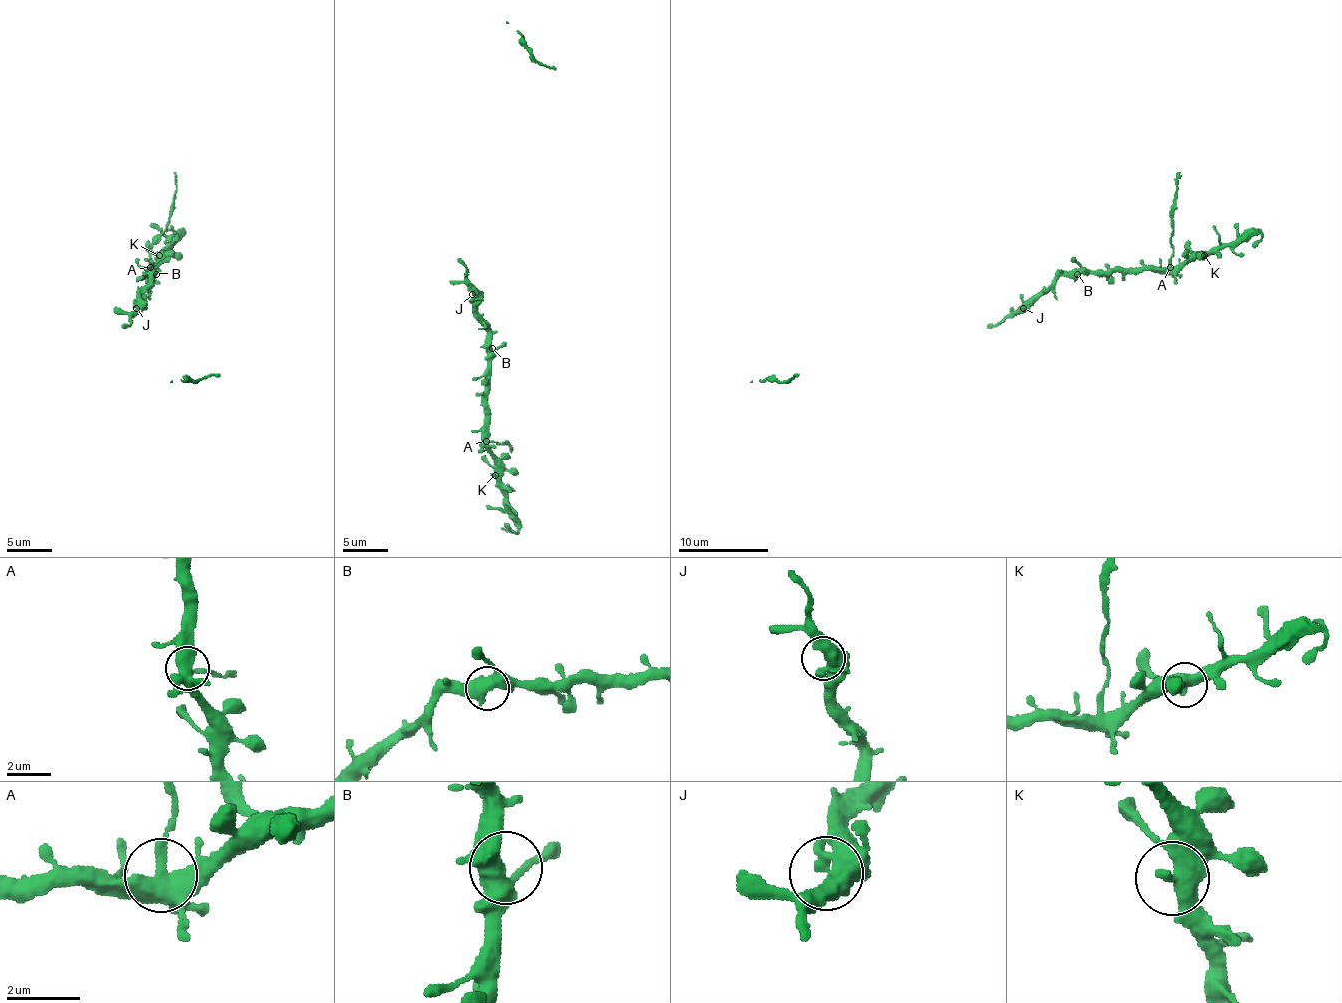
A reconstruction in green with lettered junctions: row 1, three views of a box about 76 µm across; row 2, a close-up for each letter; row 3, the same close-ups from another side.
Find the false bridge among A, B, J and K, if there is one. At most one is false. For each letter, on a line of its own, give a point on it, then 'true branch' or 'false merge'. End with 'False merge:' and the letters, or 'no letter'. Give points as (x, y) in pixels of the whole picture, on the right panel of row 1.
A: at (1170, 267); false merge
B: at (1077, 274); true branch
J: at (1023, 308); true branch
K: at (1204, 255); true branch
False merge: A

